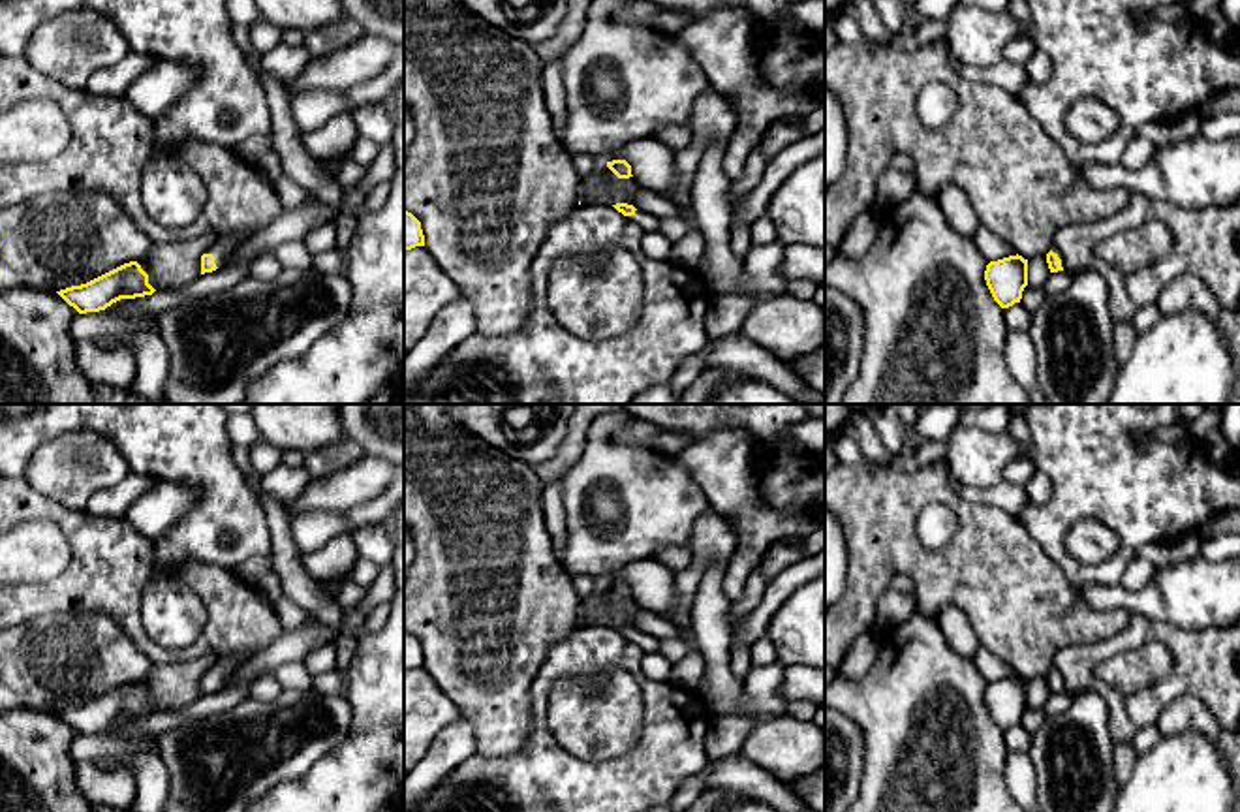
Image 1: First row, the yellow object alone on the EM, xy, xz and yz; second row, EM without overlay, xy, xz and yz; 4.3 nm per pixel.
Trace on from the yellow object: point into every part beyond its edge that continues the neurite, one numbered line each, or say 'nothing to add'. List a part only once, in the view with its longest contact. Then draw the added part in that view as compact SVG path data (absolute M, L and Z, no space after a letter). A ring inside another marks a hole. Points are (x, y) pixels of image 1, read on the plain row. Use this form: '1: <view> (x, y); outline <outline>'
1: xy (226, 668); outline M242 652L239 656L225 658L218 662L218 665L210 669L207 675L212 675L216 688L222 690L227 684L227 680L233 677L235 669L240 664L244 664L250 656L254 656L254 652Z

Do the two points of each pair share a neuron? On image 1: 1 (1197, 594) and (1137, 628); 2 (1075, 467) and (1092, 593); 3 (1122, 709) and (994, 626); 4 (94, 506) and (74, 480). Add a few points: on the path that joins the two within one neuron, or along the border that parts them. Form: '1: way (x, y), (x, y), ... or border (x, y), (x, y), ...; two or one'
1: border (1135, 611), (1197, 630); two
2: border (1118, 583), (1086, 585), (1079, 596); two
3: border (1094, 645), (1068, 645), (1056, 656), (1053, 668); two
4: border (126, 476), (98, 489), (83, 508); two

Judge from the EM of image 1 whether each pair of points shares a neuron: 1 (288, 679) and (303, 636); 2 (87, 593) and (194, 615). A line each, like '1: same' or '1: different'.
1: different
2: different

